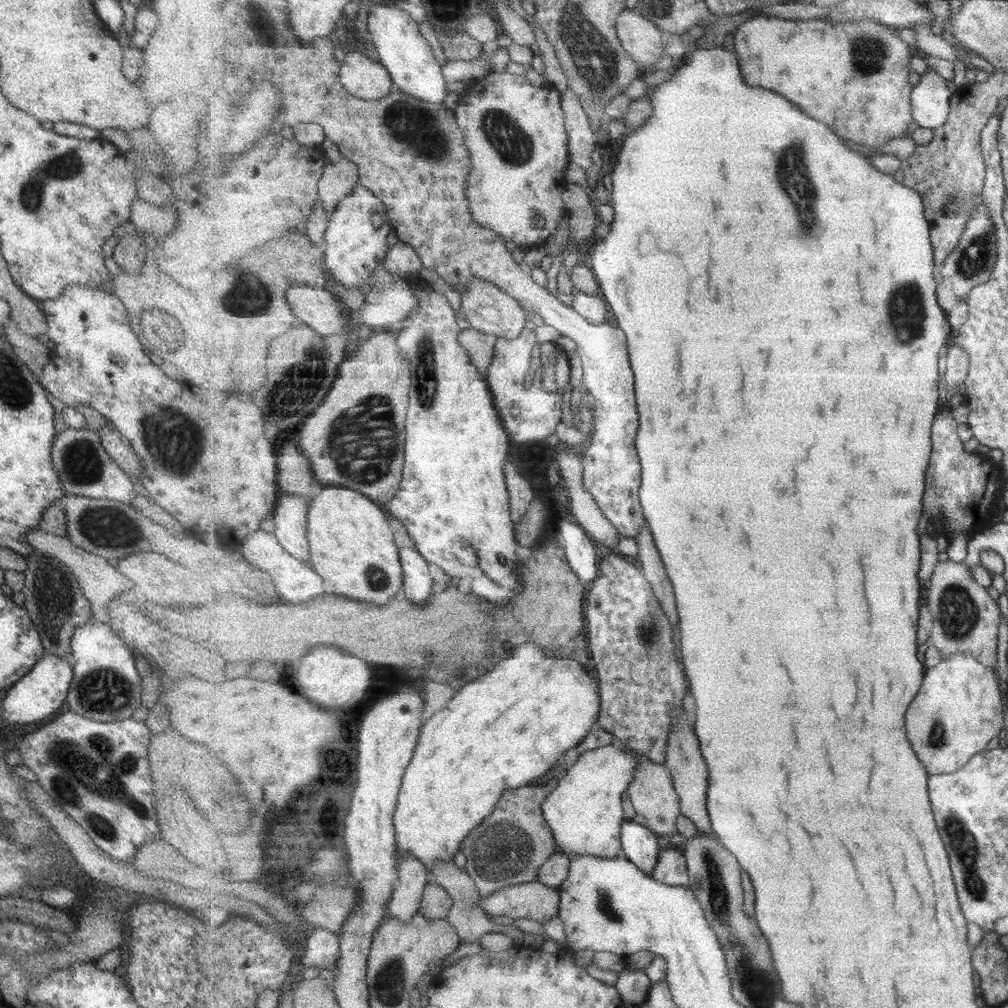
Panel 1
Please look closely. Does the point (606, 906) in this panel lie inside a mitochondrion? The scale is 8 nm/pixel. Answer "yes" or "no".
yes

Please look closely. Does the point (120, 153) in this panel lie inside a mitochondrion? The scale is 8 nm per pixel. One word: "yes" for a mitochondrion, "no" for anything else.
no

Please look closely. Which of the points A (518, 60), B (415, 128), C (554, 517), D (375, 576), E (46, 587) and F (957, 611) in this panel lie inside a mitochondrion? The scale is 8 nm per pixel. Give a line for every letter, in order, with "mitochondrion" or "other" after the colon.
A: other
B: mitochondrion
C: other
D: mitochondrion
E: mitochondrion
F: mitochondrion

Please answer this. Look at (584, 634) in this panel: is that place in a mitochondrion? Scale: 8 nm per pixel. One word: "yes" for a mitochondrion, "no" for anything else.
no

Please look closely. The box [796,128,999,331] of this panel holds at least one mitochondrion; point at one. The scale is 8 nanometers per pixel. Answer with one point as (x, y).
(973, 261)

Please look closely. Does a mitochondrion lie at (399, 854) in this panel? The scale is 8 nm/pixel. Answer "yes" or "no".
no

